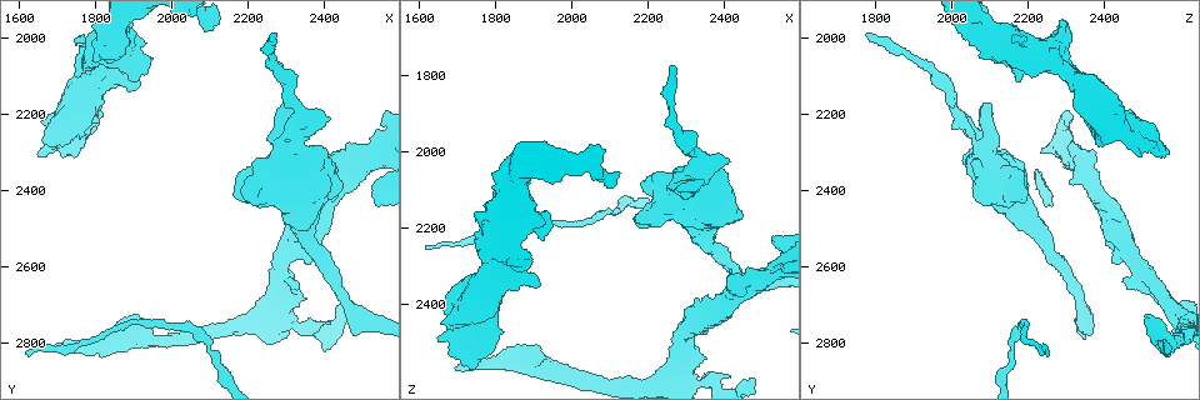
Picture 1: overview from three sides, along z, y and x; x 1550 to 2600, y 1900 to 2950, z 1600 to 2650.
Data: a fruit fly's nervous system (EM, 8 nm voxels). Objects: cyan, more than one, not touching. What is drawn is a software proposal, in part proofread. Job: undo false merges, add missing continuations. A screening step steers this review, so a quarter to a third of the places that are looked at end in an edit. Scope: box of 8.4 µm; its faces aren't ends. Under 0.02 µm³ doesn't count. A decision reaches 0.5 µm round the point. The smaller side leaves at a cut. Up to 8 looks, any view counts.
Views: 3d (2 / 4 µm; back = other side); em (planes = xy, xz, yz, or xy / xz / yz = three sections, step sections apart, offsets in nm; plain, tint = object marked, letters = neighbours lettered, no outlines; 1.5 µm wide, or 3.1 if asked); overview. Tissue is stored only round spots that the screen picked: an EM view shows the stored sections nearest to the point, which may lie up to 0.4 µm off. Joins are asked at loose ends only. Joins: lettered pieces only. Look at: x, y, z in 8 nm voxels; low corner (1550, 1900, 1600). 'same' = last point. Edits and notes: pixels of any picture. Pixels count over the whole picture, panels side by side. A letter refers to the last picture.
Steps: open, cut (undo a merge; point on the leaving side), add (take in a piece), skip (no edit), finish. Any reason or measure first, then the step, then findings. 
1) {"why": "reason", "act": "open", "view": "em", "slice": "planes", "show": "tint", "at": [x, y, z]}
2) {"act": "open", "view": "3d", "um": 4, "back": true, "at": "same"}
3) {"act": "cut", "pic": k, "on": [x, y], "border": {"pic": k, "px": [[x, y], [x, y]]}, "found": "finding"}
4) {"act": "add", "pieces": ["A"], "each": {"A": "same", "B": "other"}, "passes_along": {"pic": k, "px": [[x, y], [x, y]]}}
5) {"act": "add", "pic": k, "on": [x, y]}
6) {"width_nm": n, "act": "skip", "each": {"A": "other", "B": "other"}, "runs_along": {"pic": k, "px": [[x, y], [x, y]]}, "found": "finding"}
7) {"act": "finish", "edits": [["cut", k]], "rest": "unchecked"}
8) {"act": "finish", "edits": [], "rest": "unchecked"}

{"why": "free end", "act": "open", "view": "em", "slice": "xz", "step": 8, "show": "letters", "at": [2475, 2700, 2595]}

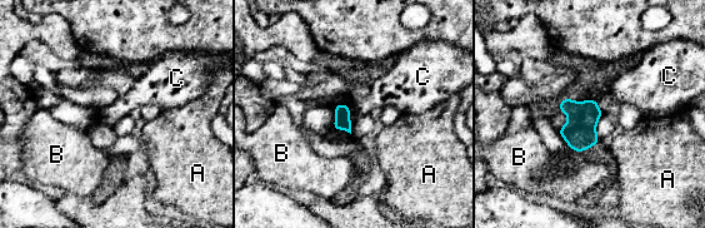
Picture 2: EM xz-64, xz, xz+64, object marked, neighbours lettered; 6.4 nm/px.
{"longest_contact_nm": ["C", 130], "act": "skip", "each": {"A": "other", "B": "other", "C": "other"}, "found": "none of them fits"}

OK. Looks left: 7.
{"why": "abrupt turn", "act": "open", "view": "em", "slice": "planes", "show": "letters", "at": [2435, 2340, 2345]}

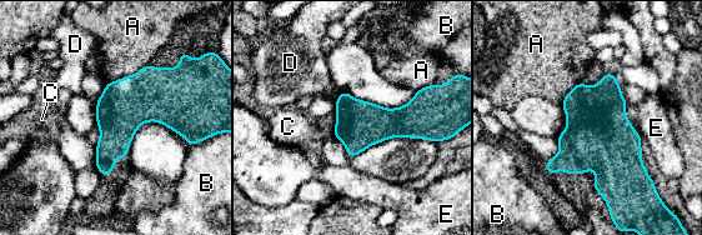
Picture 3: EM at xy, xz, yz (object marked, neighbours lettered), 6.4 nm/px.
{"width_nm": 300, "act": "skip", "each": {"A": "other", "B": "other", "C": "other", "D": "other", "E": "other"}, "border": {"pic": 3, "px": [[149, 61], [135, 73], [108, 83]]}, "found": "all the same neuron"}

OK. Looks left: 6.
{"why": "an open end", "act": "open", "view": "3d", "um": 4, "at": [1690, 2805, 2570]}

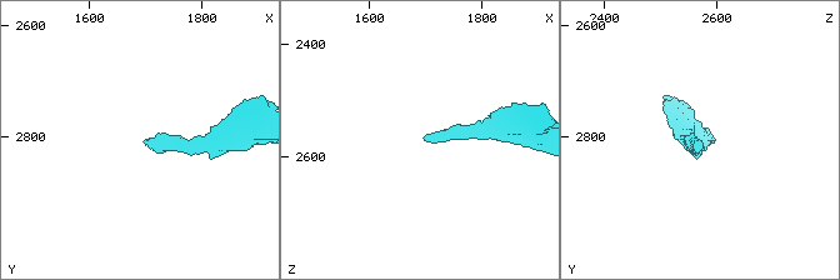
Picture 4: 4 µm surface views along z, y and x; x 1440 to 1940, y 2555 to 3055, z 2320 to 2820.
{"why": "need the tissue", "act": "open", "view": "em", "slice": "yz", "step": 4, "show": "tint", "at": [1700, 2805, 2570]}

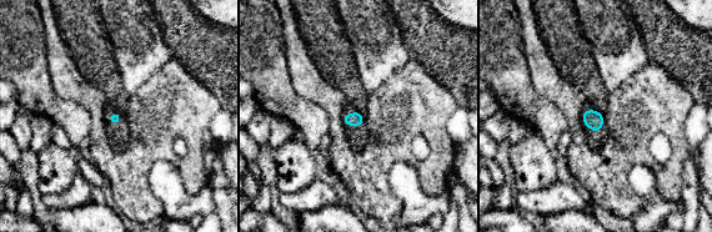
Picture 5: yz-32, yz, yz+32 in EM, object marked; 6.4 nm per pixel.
{"why": "another direction", "act": "open", "view": "em", "slice": "planes", "show": "letters", "at": "same"}

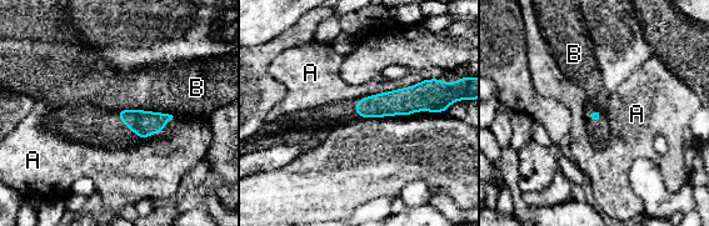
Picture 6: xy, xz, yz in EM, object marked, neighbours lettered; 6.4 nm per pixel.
{"act": "skip", "each": {"A": "other", "B": "other"}, "border": {"pic": 6, "px": [[119, 109], [144, 109], [171, 115]]}, "found": "none of them fits"}

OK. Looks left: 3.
{"act": "finish", "edits": [], "rest": "unchecked"}

